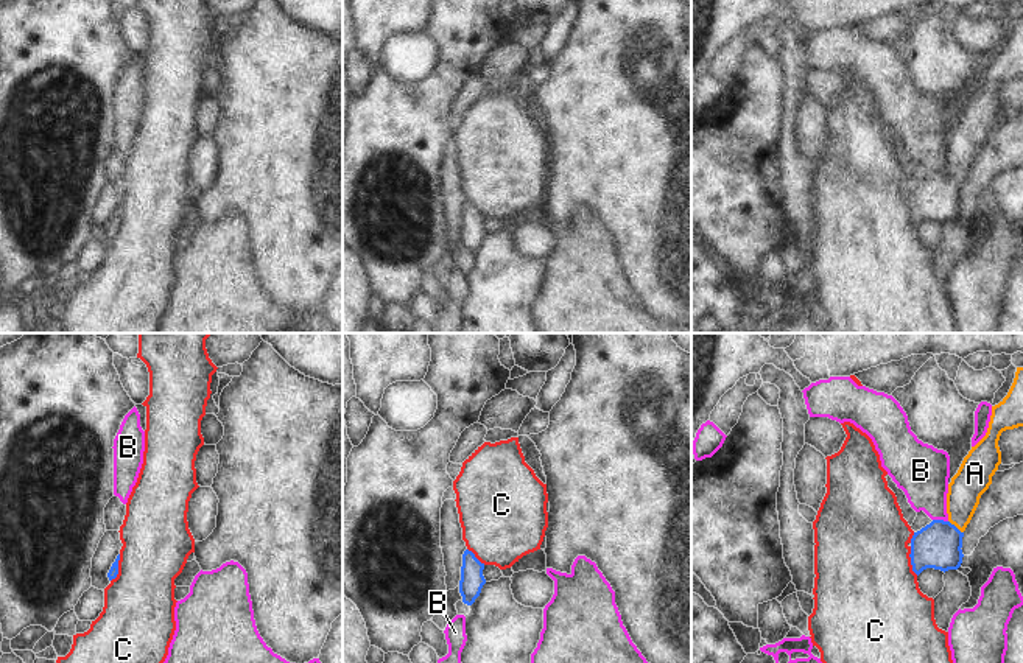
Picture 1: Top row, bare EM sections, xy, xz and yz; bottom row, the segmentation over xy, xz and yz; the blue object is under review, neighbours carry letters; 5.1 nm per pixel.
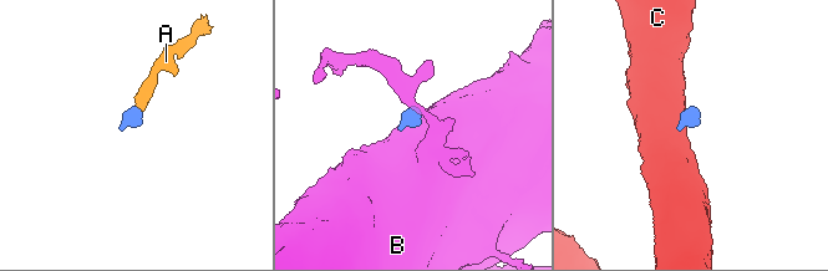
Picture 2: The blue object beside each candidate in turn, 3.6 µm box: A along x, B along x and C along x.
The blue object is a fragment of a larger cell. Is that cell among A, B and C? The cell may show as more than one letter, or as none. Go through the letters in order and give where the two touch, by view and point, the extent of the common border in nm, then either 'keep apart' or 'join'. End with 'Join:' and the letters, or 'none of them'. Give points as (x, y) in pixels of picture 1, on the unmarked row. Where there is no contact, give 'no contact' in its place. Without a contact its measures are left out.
A: meets blue in yz at (955, 178); contact 100 nm long; join
B: meets blue in yz at (941, 171); contact 80 nm long; keep apart
C: meets blue in yz at (911, 212); contact 160 nm long; keep apart
Join: A

